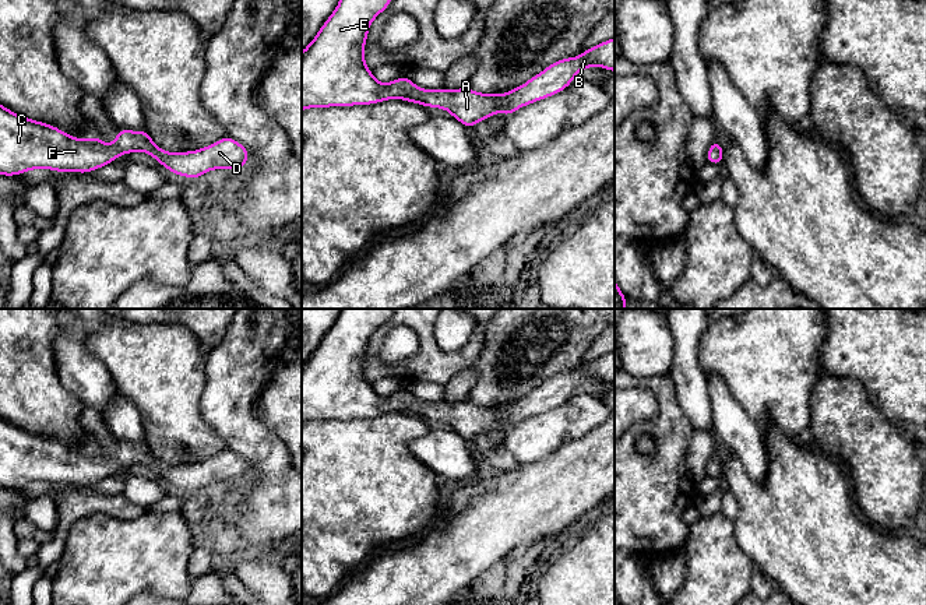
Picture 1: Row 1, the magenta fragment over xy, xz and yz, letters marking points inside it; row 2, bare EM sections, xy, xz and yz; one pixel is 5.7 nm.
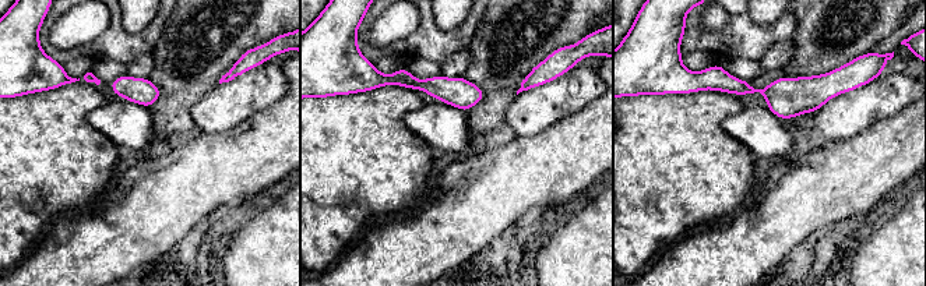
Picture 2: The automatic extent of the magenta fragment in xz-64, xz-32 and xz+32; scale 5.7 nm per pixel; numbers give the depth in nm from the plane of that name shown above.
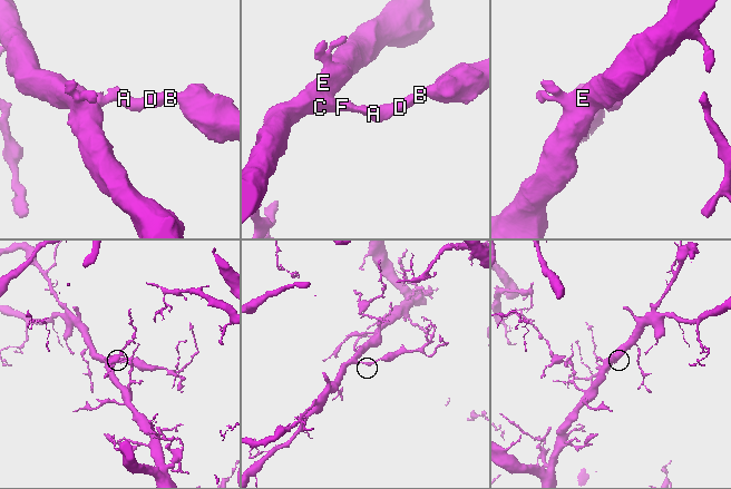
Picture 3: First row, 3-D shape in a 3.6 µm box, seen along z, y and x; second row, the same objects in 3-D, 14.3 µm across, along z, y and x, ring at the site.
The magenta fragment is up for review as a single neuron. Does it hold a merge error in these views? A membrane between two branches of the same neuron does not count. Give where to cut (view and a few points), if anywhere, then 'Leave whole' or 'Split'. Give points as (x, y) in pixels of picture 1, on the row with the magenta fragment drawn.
No split. Leave whole

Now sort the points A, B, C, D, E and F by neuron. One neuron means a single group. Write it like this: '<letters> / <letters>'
A B C D E F

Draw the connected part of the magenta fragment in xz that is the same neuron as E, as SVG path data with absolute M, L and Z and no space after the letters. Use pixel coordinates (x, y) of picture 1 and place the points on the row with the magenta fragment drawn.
M339 0L332 14L318 29L316 38L302 52L302 112L309 108L373 105L398 98L423 105L425 108L448 110L455 120L472 129L480 120L499 112L511 116L522 106L561 92L584 68L599 66L608 71L615 71L615 38L612 38L584 50L578 57L566 57L552 63L525 84L500 95L482 94L469 88L422 89L406 74L388 84L383 84L373 77L373 73L366 66L365 45L370 24L390 3L391 0Z

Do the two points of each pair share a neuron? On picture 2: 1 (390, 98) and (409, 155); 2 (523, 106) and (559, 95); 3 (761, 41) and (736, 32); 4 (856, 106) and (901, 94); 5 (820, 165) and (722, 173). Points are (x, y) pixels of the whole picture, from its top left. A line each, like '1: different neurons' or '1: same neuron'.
1: same neuron
2: same neuron
3: same neuron
4: same neuron
5: different neurons

